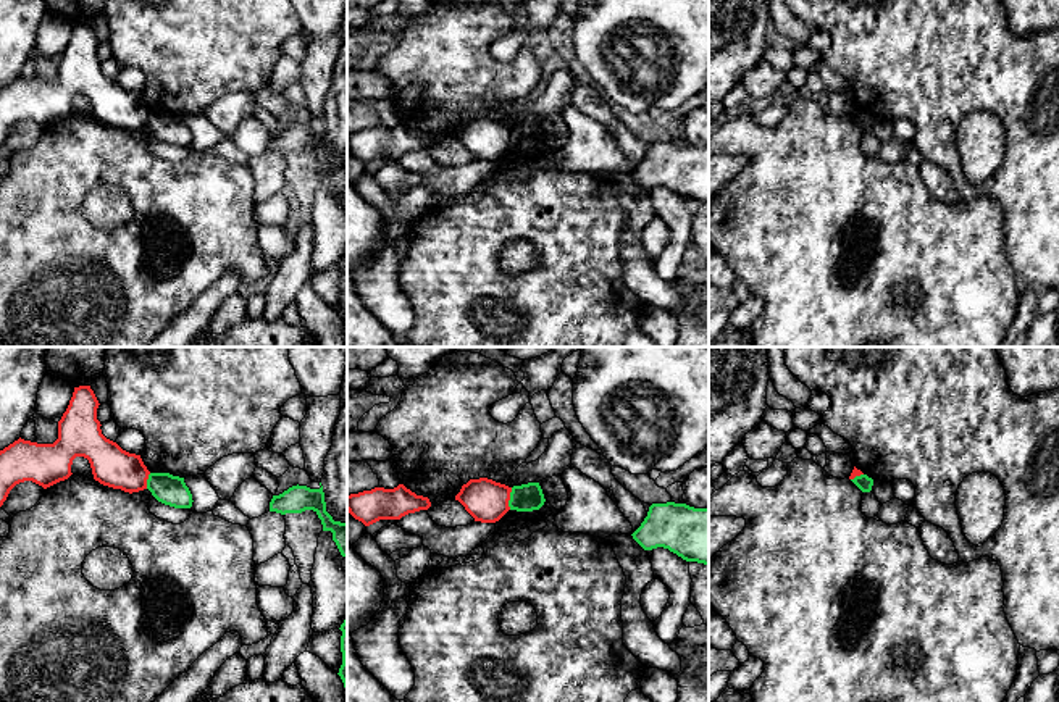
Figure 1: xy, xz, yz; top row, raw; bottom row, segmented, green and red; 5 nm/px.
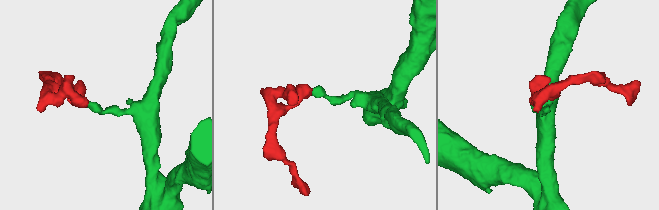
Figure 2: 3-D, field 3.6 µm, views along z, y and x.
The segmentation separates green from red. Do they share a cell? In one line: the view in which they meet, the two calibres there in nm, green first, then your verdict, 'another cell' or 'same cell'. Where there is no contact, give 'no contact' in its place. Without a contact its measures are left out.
xz | 140/220 nm | another cell

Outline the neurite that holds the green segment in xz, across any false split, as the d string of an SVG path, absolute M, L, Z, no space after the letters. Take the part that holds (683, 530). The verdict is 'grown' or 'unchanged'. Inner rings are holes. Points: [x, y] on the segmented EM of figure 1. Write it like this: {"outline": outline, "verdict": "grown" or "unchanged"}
{"outline": "M652 504L631 536L644 550L663 547L686 562L709 565L709 507Z", "verdict": "unchanged"}

